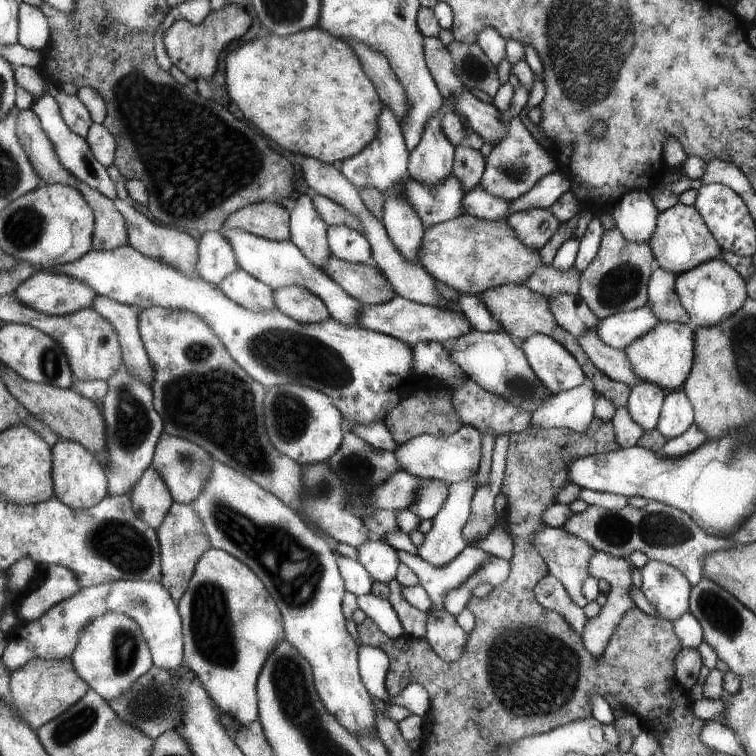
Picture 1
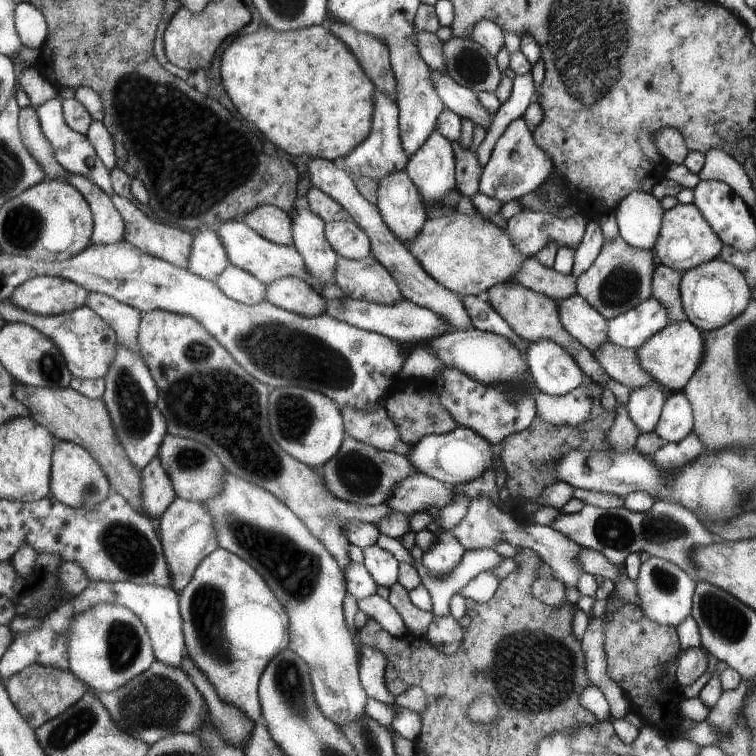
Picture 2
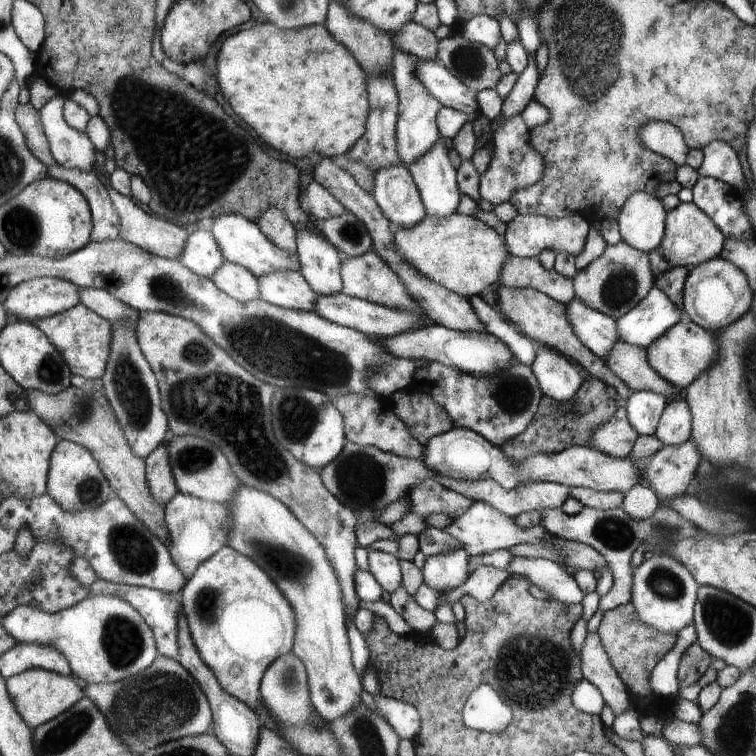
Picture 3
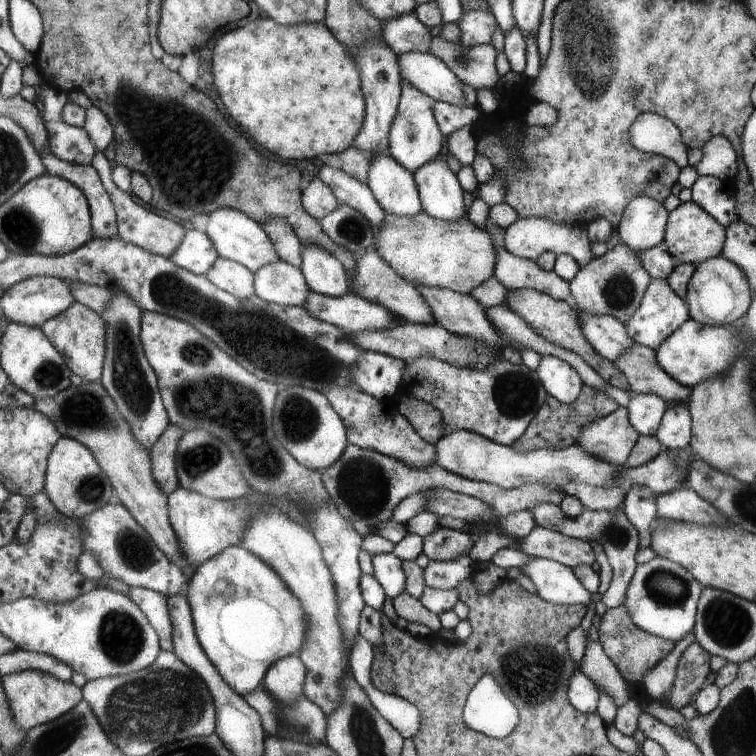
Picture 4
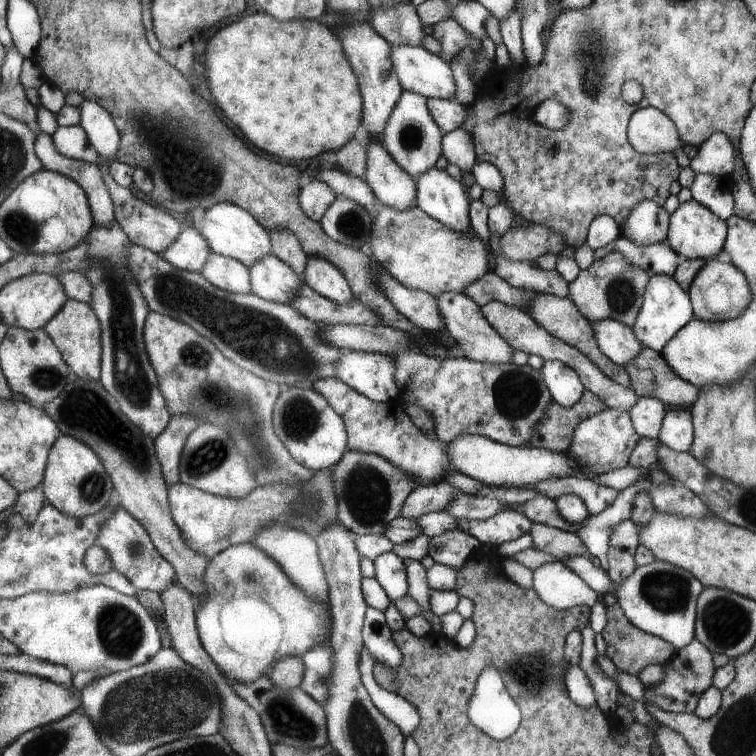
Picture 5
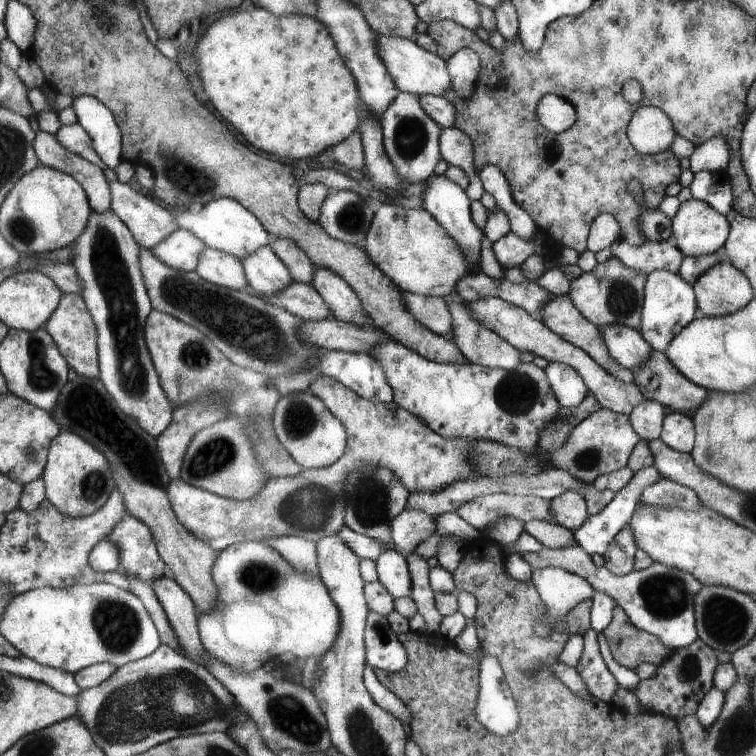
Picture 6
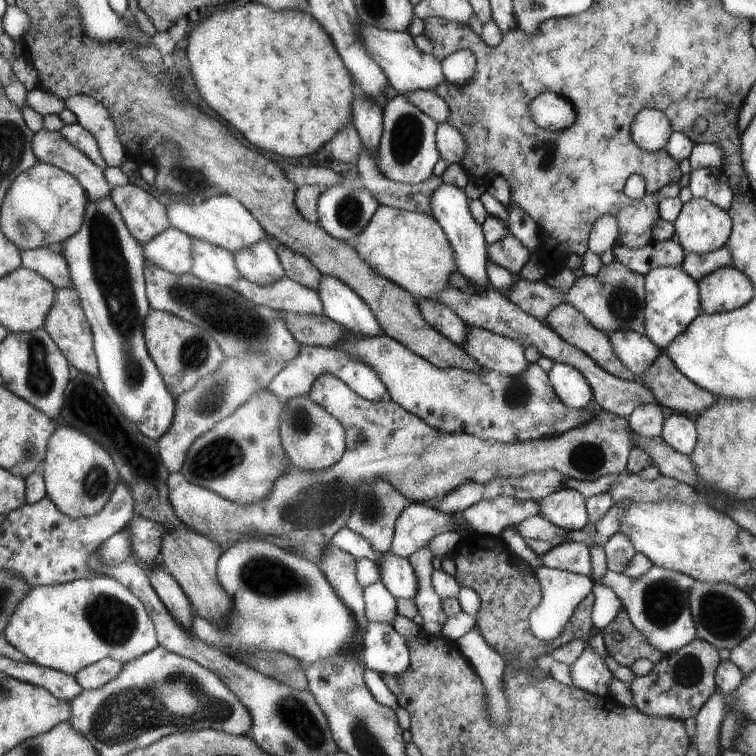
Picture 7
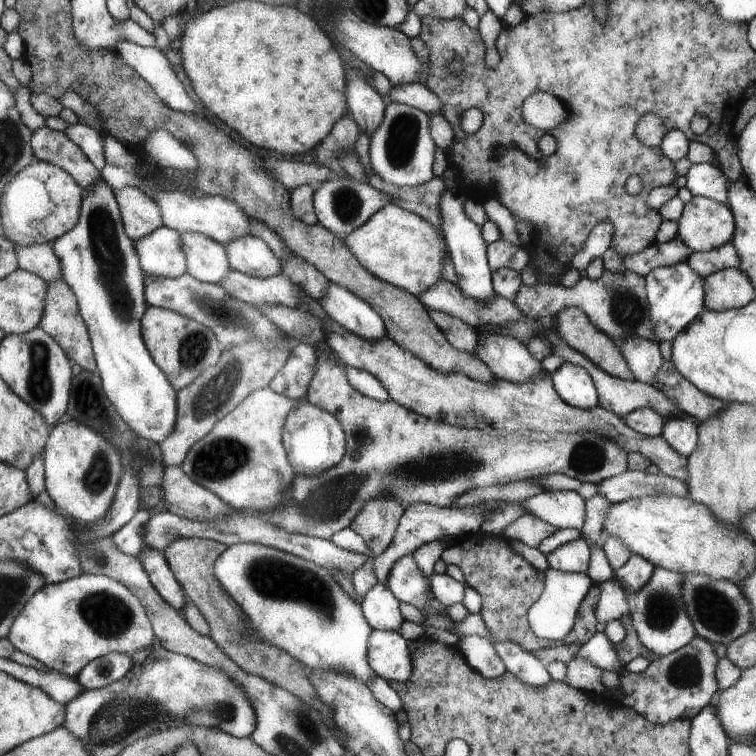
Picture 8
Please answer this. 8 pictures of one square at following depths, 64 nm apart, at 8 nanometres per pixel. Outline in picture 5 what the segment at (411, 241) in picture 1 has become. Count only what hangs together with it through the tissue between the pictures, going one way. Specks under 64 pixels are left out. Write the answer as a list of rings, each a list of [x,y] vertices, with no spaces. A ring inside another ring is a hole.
[[[367,139],[364,181],[376,195],[379,205],[396,211],[416,206],[416,184],[385,151],[379,139]]]

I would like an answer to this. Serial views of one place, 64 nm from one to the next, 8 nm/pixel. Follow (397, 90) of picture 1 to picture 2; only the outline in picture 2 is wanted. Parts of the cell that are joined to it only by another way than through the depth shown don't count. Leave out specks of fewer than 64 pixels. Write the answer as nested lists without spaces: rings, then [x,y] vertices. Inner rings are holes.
[[[330,17],[325,21],[325,26],[348,45],[376,90],[380,90],[396,102],[396,79],[386,44]]]

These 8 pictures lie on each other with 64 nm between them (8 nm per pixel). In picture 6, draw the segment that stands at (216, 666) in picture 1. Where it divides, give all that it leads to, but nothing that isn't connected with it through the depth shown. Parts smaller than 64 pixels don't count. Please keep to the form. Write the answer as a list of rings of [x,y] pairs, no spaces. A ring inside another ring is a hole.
[[[245,541],[218,551],[211,575],[218,590],[216,605],[209,612],[196,615],[197,632],[204,650],[229,668],[248,673],[257,670],[261,661],[265,664],[265,660],[274,657],[302,663],[306,656],[323,656],[332,647],[337,631],[340,631],[340,612],[319,574],[309,576],[308,573],[297,572],[261,541]]]

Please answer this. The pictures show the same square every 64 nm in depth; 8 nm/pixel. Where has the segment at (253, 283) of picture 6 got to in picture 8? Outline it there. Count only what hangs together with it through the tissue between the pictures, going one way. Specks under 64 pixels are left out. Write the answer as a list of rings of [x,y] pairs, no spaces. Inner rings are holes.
[[[247,235],[223,246],[233,271],[264,279],[279,275],[283,270],[280,261],[268,244],[255,236]]]

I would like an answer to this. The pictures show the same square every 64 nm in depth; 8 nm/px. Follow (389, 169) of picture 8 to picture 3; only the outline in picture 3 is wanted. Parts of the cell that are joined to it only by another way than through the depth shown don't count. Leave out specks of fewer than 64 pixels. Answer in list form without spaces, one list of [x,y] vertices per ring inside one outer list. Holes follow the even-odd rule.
[[[395,49],[392,56],[392,81],[399,97],[399,116],[396,120],[396,151],[406,167],[414,163],[419,156],[428,151],[439,138],[439,129],[436,127],[436,115],[443,106],[425,85],[416,77],[416,57]]]

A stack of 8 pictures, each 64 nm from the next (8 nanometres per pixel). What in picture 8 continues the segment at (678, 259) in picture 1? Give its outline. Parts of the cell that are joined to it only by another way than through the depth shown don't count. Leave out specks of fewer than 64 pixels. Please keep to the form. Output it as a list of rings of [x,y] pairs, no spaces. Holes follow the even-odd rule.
[[[697,195],[683,203],[676,221],[676,237],[695,252],[720,247],[735,230],[735,217],[727,204]]]

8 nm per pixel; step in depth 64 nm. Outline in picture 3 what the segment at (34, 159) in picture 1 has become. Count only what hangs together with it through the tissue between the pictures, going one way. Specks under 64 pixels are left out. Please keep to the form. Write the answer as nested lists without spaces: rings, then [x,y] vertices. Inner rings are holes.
[[[19,103],[16,108],[16,119],[25,133],[27,144],[33,154],[48,167],[57,165],[57,159],[52,153],[52,144],[44,129],[44,122],[40,110],[31,103],[24,105]]]

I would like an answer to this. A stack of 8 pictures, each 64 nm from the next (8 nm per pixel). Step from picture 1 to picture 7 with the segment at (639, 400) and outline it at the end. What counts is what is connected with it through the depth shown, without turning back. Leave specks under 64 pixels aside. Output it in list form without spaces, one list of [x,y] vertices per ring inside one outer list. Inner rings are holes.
[[[657,403],[635,407],[627,417],[633,434],[655,438],[663,430],[663,410]]]

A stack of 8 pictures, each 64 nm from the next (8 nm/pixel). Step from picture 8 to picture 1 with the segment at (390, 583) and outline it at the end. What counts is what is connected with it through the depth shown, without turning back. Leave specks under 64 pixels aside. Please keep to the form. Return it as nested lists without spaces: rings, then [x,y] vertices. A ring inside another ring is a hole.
[[[369,538],[356,546],[357,560],[375,581],[387,582],[394,578],[398,564],[398,552],[381,542],[378,538]]]

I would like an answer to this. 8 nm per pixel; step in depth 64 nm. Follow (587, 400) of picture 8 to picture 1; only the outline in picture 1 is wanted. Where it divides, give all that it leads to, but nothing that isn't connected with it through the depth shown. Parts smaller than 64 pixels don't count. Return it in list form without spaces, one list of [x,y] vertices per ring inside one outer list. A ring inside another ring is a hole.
[[[535,333],[518,345],[535,376],[551,394],[586,383],[586,376],[576,357],[553,337]]]

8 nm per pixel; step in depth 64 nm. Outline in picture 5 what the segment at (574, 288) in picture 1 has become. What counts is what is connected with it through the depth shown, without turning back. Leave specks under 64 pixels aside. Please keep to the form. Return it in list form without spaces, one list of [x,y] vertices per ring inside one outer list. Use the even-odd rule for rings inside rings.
[[[500,248],[491,250],[494,257],[494,270],[509,286],[529,289],[534,293],[547,293],[556,297],[568,296],[568,282],[557,274],[555,269],[550,271],[532,267],[529,261],[512,261],[500,255]]]

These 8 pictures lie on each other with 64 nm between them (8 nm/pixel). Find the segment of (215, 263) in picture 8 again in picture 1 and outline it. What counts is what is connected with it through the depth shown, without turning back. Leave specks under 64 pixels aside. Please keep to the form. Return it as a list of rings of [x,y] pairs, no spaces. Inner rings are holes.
[[[241,268],[224,277],[217,288],[229,300],[250,311],[263,312],[275,308],[272,288]]]

